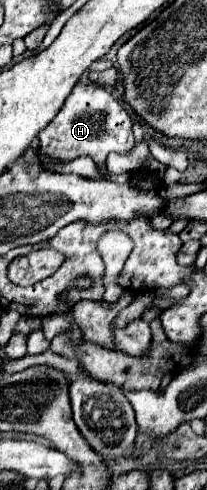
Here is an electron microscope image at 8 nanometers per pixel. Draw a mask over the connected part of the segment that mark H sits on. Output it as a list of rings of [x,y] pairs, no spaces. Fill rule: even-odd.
[[[76,84],[54,120],[40,132],[38,150],[62,160],[74,160],[88,154],[96,164],[102,164],[110,152],[126,154],[132,150],[132,146],[132,118],[120,106],[120,102],[104,88],[92,84]]]

